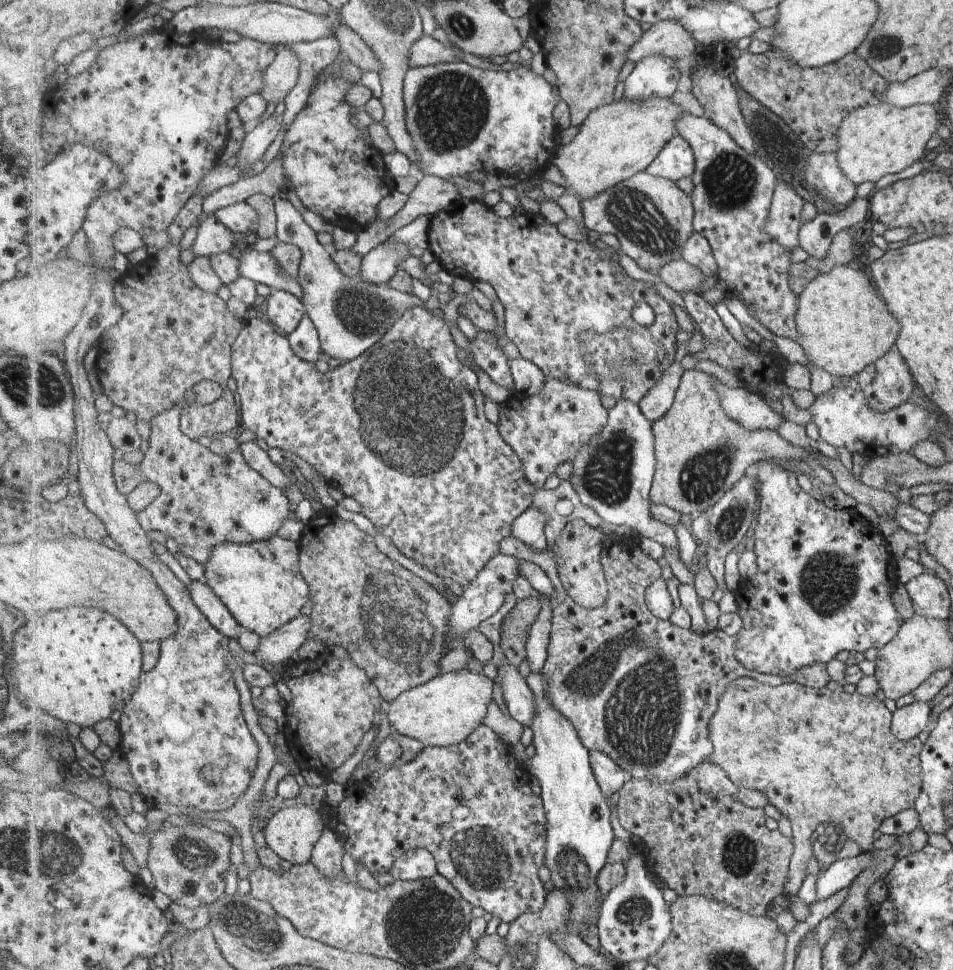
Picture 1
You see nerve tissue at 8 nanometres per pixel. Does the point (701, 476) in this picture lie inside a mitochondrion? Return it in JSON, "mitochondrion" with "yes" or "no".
{"mitochondrion":"yes"}

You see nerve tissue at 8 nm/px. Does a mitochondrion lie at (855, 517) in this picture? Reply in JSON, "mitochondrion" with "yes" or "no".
{"mitochondrion":"no"}

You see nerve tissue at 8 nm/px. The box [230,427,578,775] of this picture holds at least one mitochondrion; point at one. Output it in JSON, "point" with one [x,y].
{"point":[399,623]}

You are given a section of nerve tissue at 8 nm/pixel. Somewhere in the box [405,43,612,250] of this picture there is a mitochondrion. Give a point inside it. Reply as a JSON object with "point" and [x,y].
{"point":[451,109]}

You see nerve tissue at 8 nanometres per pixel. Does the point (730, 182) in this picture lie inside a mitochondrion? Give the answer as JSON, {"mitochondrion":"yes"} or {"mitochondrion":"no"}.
{"mitochondrion":"yes"}

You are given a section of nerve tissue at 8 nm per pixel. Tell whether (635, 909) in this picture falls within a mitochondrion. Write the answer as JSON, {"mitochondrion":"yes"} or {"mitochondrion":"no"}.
{"mitochondrion":"yes"}

